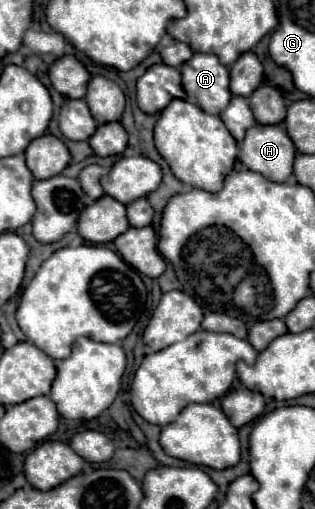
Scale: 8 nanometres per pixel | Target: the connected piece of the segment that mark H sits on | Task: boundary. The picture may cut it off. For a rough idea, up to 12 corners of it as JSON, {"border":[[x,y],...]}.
{"border":[[284,124],[248,128],[240,160],[272,182],[292,174]]}

